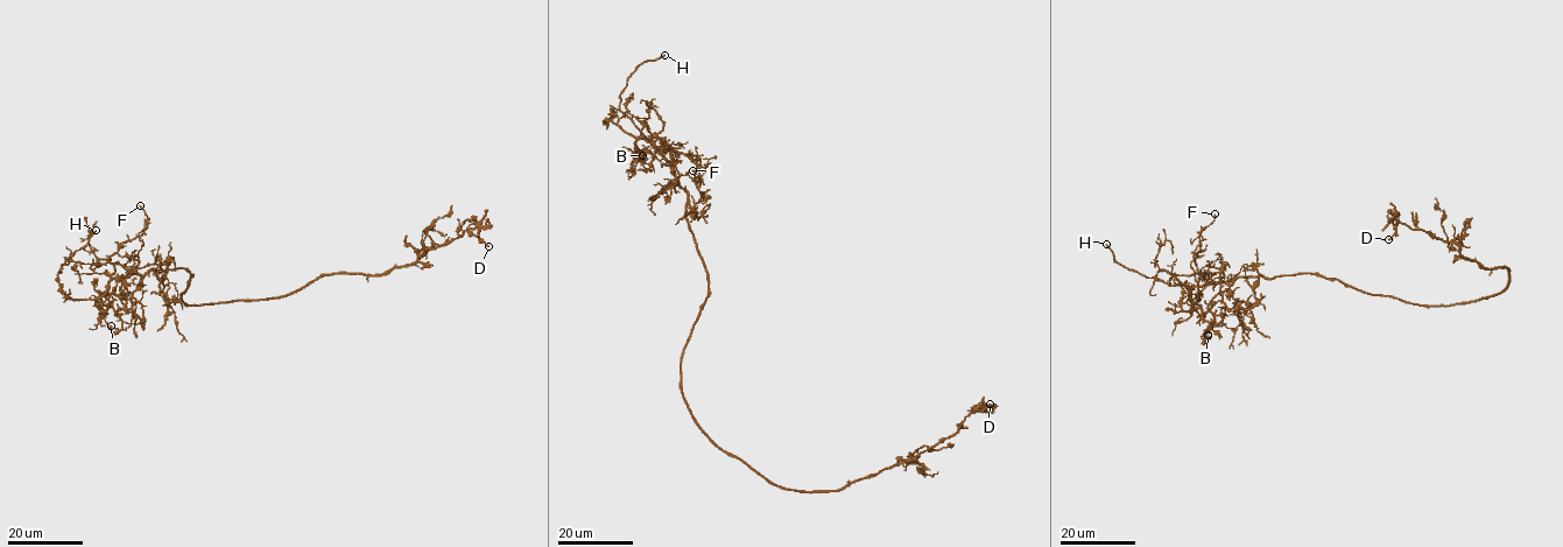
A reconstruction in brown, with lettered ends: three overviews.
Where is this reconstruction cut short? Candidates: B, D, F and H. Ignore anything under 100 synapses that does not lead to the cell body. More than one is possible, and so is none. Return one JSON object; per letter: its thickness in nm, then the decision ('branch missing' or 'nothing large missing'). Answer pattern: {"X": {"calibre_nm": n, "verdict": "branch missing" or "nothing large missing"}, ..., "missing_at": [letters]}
{"B": {"calibre_nm": 130, "verdict": "nothing large missing"}, "D": {"calibre_nm": 150, "verdict": "nothing large missing"}, "F": {"calibre_nm": 160, "verdict": "nothing large missing"}, "H": {"calibre_nm": 240, "verdict": "branch missing"}, "missing_at": ["H"]}

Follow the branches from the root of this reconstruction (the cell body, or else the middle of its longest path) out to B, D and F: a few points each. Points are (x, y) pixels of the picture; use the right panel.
B: (1422, 306), (1310, 273), (1236, 278), (1189, 289), (1201, 316), (1222, 318), (1204, 342), (1208, 335)
D: (1422, 306), (1495, 295), (1506, 286), (1508, 271), (1486, 268), (1454, 244), (1400, 222), (1388, 239)
F: (1422, 306), (1368, 294), (1310, 273), (1213, 282), (1197, 271), (1195, 257), (1201, 251), (1199, 233), (1215, 214)

